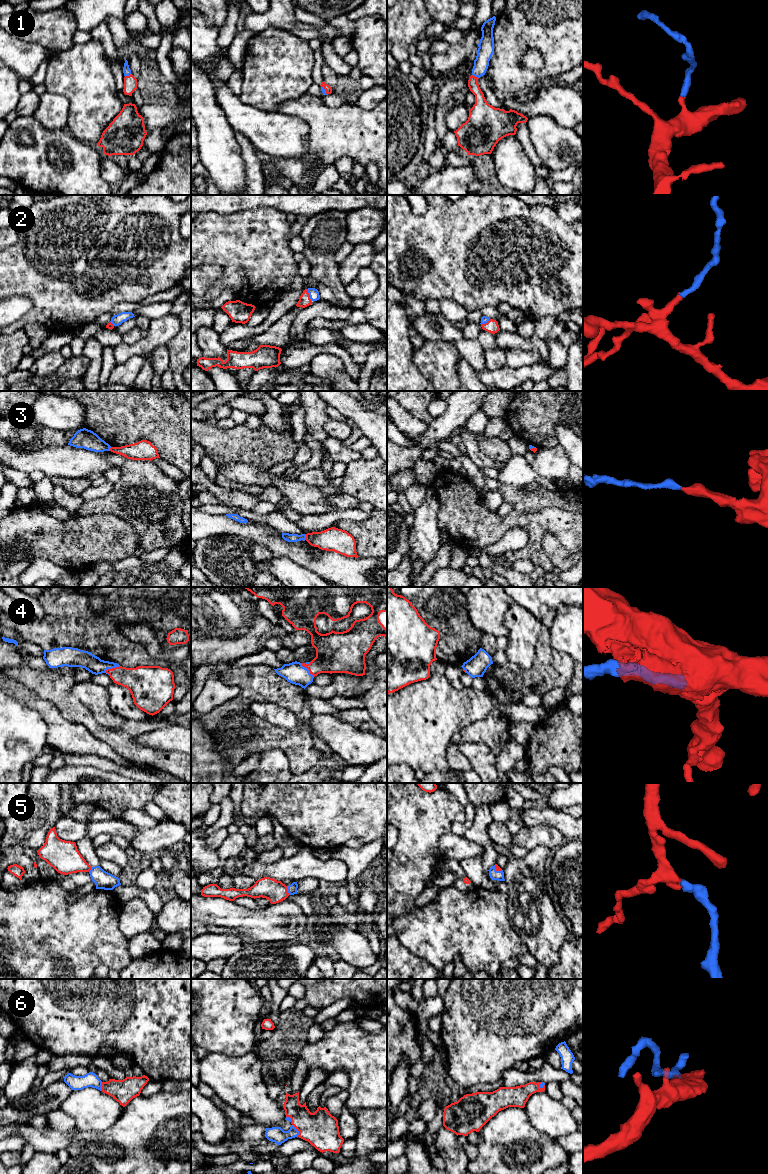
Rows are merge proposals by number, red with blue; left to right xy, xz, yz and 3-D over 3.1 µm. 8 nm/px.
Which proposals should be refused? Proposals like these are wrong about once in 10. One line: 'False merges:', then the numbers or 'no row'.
False merges: 3

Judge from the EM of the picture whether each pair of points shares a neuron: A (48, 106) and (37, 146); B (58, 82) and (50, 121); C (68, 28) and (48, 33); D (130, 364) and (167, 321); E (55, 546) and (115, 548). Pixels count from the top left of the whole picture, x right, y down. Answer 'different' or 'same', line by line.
A: different
B: different
C: same
D: different
E: same

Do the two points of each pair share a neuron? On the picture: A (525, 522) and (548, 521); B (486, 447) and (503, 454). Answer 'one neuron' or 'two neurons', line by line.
A: one neuron
B: one neuron

